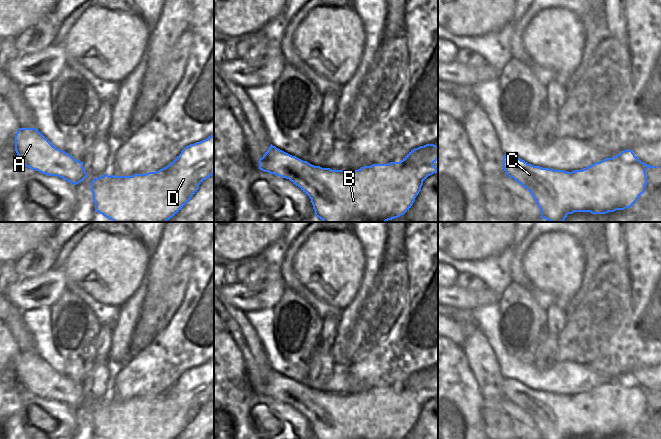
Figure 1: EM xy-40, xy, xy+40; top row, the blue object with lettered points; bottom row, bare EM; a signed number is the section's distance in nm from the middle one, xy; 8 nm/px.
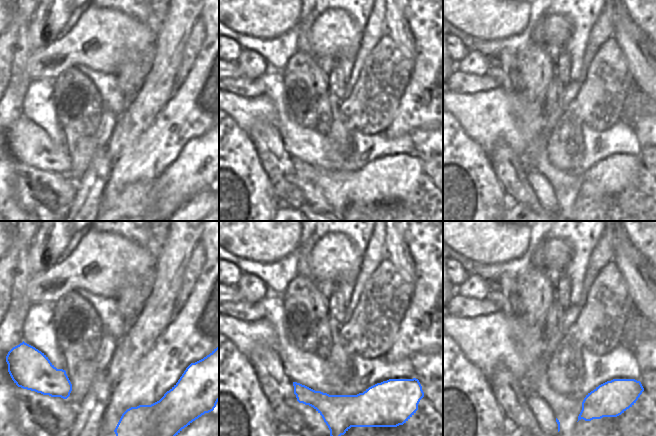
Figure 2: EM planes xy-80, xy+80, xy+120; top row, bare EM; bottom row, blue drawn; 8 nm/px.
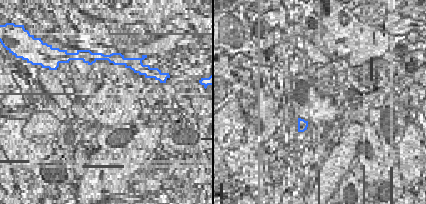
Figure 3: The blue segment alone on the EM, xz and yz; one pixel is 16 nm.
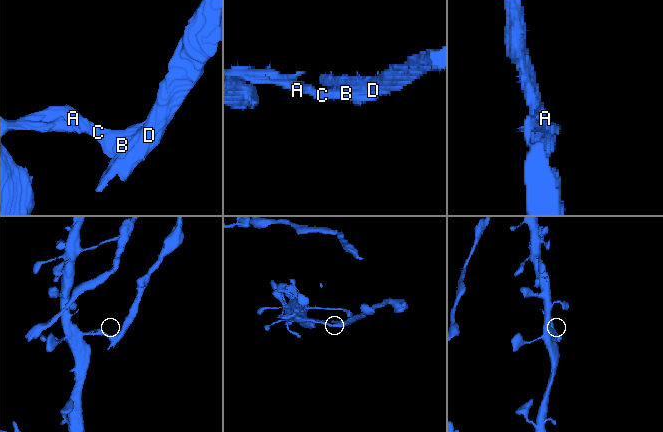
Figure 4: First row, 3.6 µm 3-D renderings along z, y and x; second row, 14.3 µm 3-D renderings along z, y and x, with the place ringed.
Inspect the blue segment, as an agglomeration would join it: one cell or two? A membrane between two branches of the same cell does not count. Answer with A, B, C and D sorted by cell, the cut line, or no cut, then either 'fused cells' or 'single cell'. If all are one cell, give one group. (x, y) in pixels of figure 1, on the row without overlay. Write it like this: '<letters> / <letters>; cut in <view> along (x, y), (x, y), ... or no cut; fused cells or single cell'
A / B C D; cut in xy-40 along (73, 382), (68, 387), (66, 393), (68, 398), (63, 402); fused cells

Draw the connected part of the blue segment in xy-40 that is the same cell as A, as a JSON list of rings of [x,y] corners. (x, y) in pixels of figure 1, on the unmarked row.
[[[19,352],[15,359],[15,375],[21,384],[21,386],[28,392],[32,394],[36,394],[42,398],[46,398],[48,400],[58,400],[60,402],[65,402],[69,399],[67,396],[67,392],[69,391],[68,387],[73,385],[73,381],[56,372],[39,354],[36,352]]]

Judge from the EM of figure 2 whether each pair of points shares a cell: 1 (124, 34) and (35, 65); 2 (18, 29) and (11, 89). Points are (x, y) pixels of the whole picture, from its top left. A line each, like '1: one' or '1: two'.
1: one
2: one

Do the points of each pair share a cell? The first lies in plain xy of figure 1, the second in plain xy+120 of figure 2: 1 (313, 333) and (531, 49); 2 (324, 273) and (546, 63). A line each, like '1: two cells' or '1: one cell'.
1: one cell
2: two cells

